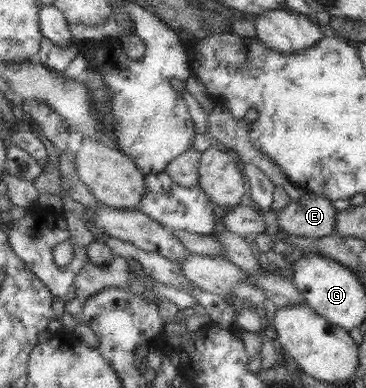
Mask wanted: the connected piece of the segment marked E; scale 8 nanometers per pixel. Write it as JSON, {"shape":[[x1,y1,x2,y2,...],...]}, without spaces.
{"shape":[[306,191,296,202,278,212,278,224,288,234,305,238,328,237,335,233,337,209,333,200,314,192]]}

